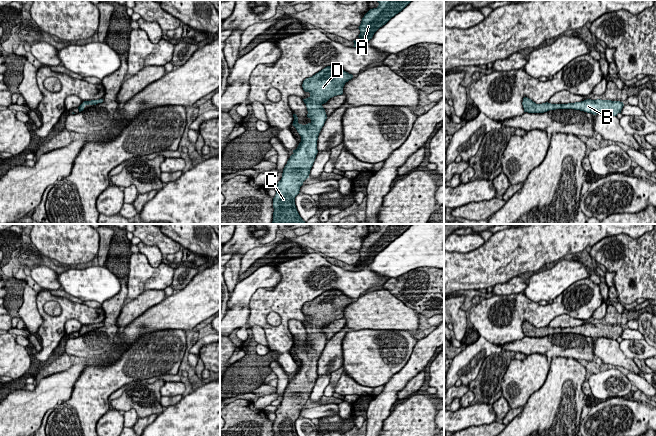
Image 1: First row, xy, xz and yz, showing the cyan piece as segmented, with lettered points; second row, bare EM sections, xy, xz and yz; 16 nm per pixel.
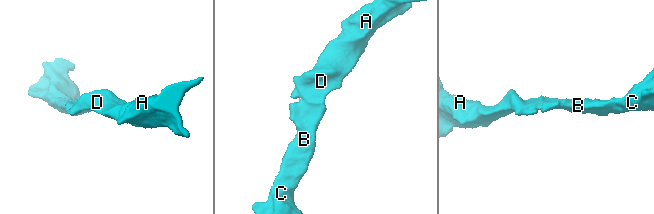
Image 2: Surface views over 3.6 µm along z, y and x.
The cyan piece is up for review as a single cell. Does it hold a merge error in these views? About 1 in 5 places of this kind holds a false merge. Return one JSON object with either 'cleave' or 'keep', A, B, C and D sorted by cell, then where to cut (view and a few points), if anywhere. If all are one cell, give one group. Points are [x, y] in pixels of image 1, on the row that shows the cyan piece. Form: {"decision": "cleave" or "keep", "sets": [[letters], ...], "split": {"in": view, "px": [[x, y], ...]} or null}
{"decision": "keep", "sets": [["A", "B", "C", "D"]], "split": null}

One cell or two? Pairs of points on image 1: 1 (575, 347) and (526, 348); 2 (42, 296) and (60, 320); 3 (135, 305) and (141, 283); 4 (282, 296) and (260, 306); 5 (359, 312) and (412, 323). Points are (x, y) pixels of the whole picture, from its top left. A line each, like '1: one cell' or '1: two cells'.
1: one cell
2: one cell
3: two cells
4: one cell
5: one cell

